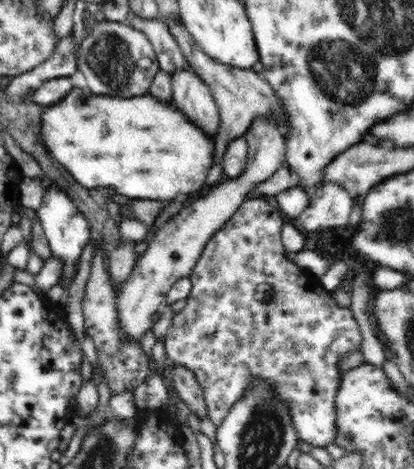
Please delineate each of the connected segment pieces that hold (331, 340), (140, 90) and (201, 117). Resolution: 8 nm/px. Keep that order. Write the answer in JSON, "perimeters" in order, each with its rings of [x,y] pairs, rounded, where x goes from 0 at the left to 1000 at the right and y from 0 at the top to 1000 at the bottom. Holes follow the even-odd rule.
{"perimeters":[[[[621,420],[616,424],[589,424],[589,431],[577,439],[577,446],[505,507],[505,514],[493,522],[493,533],[473,561],[473,567],[457,584],[464,603],[464,616],[452,631],[449,650],[440,663],[423,670],[415,680],[413,695],[399,712],[399,746],[401,768],[396,768],[396,793],[389,795],[399,823],[408,832],[408,861],[418,861],[428,870],[430,902],[435,906],[454,906],[452,889],[459,874],[420,827],[418,793],[413,789],[425,778],[440,778],[444,785],[464,791],[473,804],[476,814],[488,827],[493,851],[498,853],[498,872],[502,872],[502,891],[522,910],[531,908],[546,891],[546,883],[556,878],[560,864],[570,861],[570,853],[580,853],[594,836],[594,825],[604,823],[609,808],[643,808],[655,823],[659,836],[669,840],[669,849],[696,864],[703,874],[703,891],[713,906],[713,917],[720,934],[734,938],[754,953],[773,953],[787,957],[800,947],[812,942],[814,906],[812,906],[812,849],[819,836],[819,825],[826,812],[829,793],[814,783],[826,763],[845,759],[850,751],[870,744],[874,729],[874,714],[865,699],[865,684],[855,680],[848,655],[819,652],[802,633],[802,625],[773,610],[771,595],[763,588],[742,584],[727,567],[710,563],[691,548],[681,510],[676,510],[676,493],[681,490],[681,452],[667,439],[657,424],[645,420]]],[[[246,45],[217,51],[210,77],[191,102],[188,147],[205,162],[210,186],[234,203],[314,209],[350,203],[370,162],[389,147],[372,102],[353,75],[292,47]],[[357,124],[362,145],[343,149],[333,128]]],[[[430,147],[413,158],[415,222],[464,252],[502,288],[527,286],[534,247],[502,181],[464,151]]]]}

